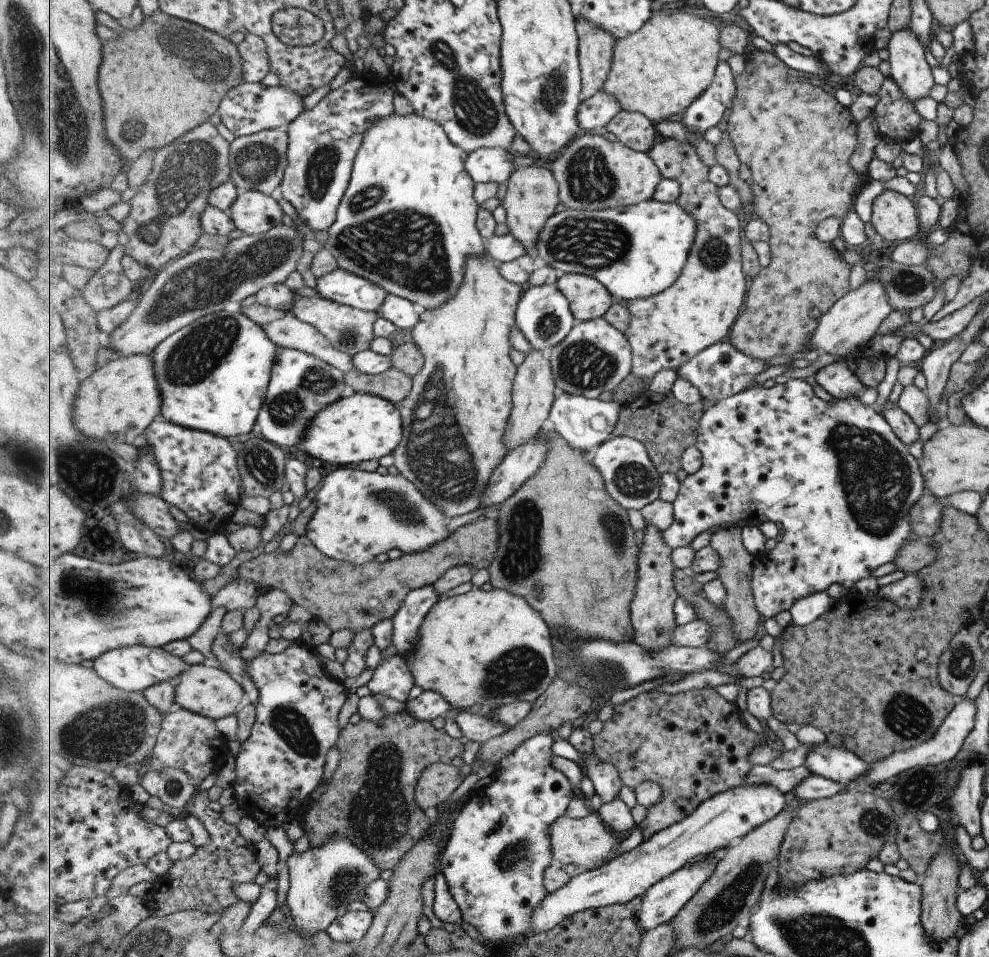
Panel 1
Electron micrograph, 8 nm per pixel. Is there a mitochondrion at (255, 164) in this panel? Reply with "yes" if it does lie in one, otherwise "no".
yes

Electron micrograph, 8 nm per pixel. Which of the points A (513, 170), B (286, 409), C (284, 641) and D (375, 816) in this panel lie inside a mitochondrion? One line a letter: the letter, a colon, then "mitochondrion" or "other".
A: other
B: mitochondrion
C: other
D: mitochondrion

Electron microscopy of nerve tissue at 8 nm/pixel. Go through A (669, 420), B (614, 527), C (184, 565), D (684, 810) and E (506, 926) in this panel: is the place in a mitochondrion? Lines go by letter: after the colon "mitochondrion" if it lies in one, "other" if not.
A: other
B: mitochondrion
C: other
D: other
E: other

